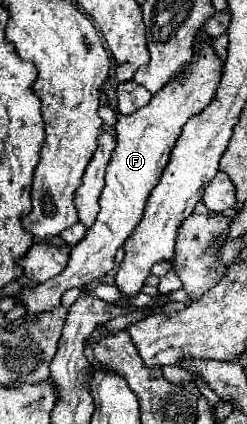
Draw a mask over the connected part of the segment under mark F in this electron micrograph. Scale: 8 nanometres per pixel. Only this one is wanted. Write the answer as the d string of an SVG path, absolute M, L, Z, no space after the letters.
M197 34L195 40L195 54L189 64L189 70L183 80L173 80L165 84L157 94L153 94L151 102L141 110L133 112L131 116L117 116L117 148L113 150L111 162L105 174L105 188L99 198L99 214L93 226L87 230L85 238L71 248L71 260L67 268L39 286L21 286L17 294L17 304L25 308L25 324L35 322L41 312L49 312L61 306L61 296L71 288L83 288L91 282L103 278L115 266L115 252L125 244L131 232L143 218L145 202L151 190L157 186L157 178L161 178L161 168L169 162L169 154L189 118L199 114L215 96L219 86L223 62L215 56L211 42L201 40Z

